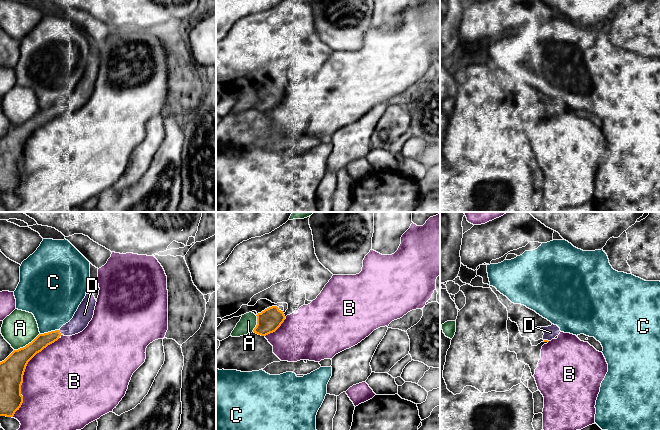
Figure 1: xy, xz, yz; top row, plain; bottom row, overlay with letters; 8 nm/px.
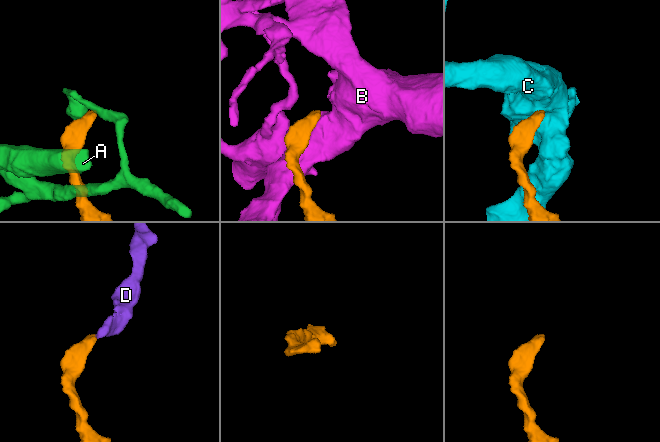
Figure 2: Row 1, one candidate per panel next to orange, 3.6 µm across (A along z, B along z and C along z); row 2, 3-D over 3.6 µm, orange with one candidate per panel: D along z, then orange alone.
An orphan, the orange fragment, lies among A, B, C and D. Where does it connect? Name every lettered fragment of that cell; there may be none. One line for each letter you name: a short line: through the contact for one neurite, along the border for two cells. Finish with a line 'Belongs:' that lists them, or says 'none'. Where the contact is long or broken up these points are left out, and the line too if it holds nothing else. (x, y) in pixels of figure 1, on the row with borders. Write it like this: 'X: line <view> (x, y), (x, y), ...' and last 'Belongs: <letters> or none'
Belongs: D

